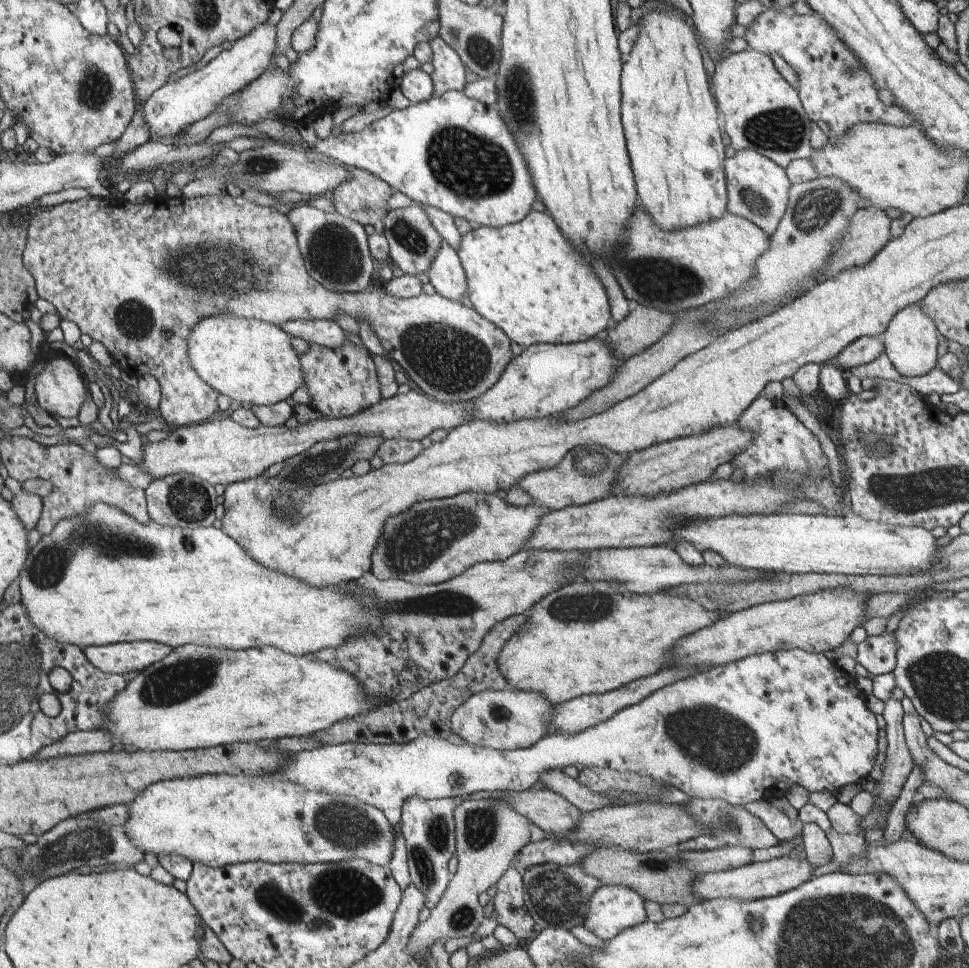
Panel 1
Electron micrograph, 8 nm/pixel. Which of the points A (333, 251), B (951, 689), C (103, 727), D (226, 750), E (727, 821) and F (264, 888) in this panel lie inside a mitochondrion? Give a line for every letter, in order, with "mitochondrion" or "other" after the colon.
A: mitochondrion
B: mitochondrion
C: other
D: other
E: mitochondrion
F: mitochondrion

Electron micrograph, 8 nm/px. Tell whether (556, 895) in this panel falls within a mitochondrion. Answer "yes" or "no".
yes

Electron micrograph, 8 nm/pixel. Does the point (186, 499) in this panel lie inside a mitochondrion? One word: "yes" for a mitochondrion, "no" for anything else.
yes

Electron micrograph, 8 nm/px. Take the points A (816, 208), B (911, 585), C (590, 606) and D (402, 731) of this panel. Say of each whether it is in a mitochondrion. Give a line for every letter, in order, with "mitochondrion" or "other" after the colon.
A: mitochondrion
B: other
C: mitochondrion
D: other

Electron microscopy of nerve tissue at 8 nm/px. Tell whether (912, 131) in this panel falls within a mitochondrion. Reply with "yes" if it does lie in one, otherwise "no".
no

